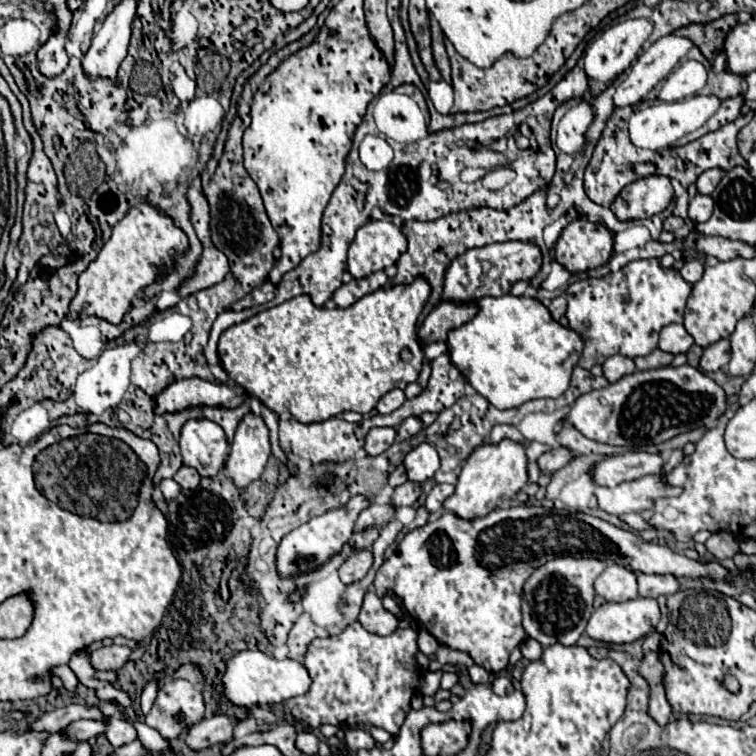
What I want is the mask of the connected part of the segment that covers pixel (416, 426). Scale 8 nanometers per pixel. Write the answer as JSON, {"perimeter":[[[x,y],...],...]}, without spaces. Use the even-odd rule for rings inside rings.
{"perimeter":[[[409,417],[409,419],[405,419],[405,421],[399,425],[399,429],[397,429],[397,439],[405,441],[405,439],[417,435],[421,429],[423,429],[423,421],[421,421],[419,417]]]}

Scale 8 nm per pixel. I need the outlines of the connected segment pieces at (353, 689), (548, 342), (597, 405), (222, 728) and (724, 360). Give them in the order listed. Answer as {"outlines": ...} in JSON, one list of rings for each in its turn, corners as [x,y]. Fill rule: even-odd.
{"outlines":[[[[359,621],[347,625],[339,635],[315,639],[305,655],[305,667],[313,679],[311,689],[287,701],[291,713],[317,729],[321,723],[339,725],[347,721],[359,727],[381,727],[391,735],[399,733],[411,697],[419,689],[419,667],[415,661],[417,633],[413,629],[397,629],[387,637],[373,635]]],[[[511,293],[501,297],[481,297],[479,313],[469,323],[453,329],[447,343],[455,367],[497,409],[519,407],[525,401],[539,397],[561,397],[569,387],[573,367],[583,351],[581,337],[573,329],[559,325],[539,299],[515,297]]],[[[691,365],[659,367],[635,371],[599,391],[581,395],[565,415],[565,421],[577,427],[585,437],[625,447],[645,447],[669,441],[675,435],[699,427],[715,427],[727,409],[725,391],[703,371]]],[[[213,715],[211,719],[201,719],[185,733],[185,743],[193,751],[207,749],[215,743],[227,743],[233,735],[233,725],[237,721],[229,719],[227,715]]],[[[721,339],[709,345],[701,357],[703,371],[719,371],[729,363],[729,339]]]]}

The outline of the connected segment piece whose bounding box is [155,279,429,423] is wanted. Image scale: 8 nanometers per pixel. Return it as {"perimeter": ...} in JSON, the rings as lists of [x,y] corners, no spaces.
{"perimeter":[[[415,279],[409,285],[381,287],[351,307],[325,309],[313,305],[309,295],[297,295],[277,307],[265,309],[251,319],[237,323],[221,333],[219,357],[223,369],[229,373],[231,385],[209,383],[199,377],[181,379],[157,395],[157,413],[173,413],[195,405],[221,405],[237,407],[245,397],[237,395],[237,387],[255,395],[277,415],[289,411],[301,423],[325,421],[345,411],[369,413],[377,401],[391,389],[405,389],[407,381],[417,381],[423,363],[423,347],[417,343],[417,317],[429,299],[429,283]]]}

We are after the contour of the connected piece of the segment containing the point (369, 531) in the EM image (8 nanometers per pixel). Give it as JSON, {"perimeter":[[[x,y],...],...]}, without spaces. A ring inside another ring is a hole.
{"perimeter":[[[367,527],[365,531],[353,531],[349,544],[353,545],[352,547],[356,551],[359,549],[371,549],[373,541],[377,539],[377,535],[379,535],[377,527]]]}

